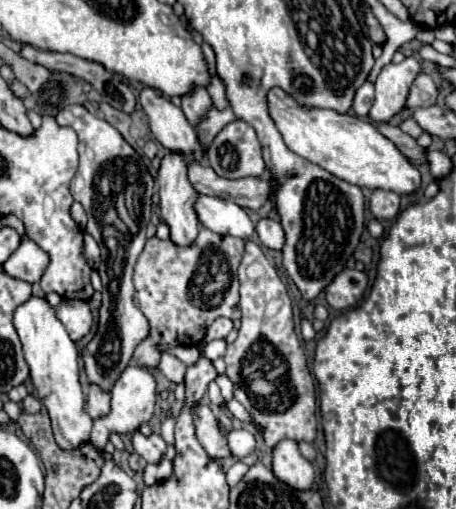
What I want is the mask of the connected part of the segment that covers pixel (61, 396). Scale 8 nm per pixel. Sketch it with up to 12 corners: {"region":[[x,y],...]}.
{"region":[[43,297],[15,309],[59,447],[89,441],[79,355]]}

